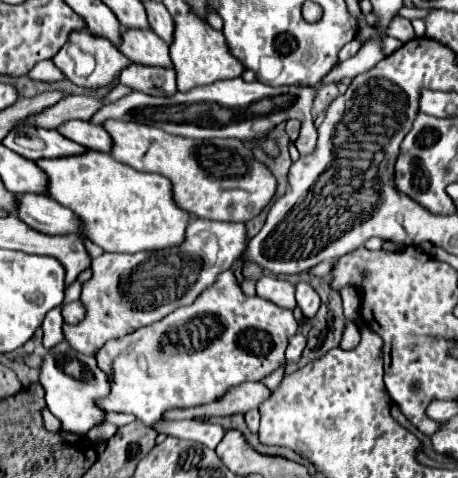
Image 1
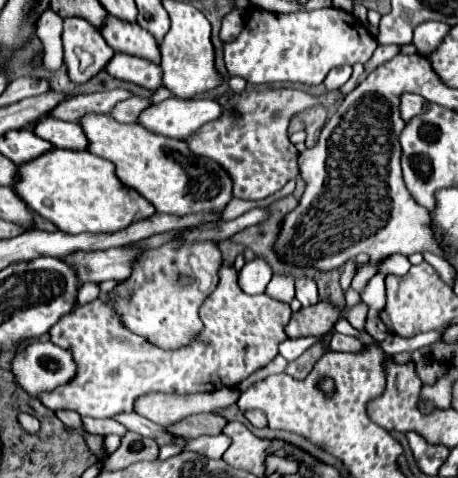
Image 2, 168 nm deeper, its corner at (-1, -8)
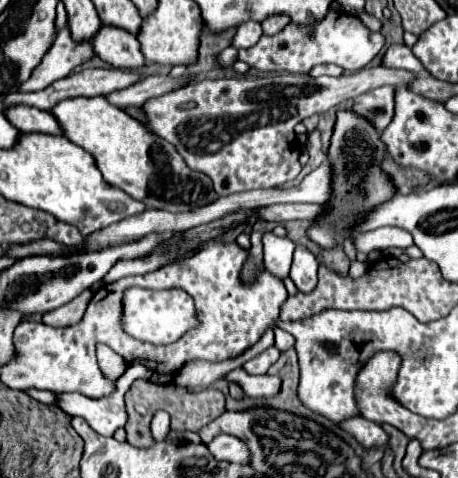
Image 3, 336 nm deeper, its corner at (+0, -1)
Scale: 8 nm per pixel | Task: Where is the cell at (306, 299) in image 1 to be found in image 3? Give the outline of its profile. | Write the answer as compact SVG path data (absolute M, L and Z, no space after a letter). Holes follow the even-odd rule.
M297 245L289 277L295 281L299 291L311 293L315 289L315 285L317 285L317 267L319 267L319 263L317 263L315 255L305 245Z

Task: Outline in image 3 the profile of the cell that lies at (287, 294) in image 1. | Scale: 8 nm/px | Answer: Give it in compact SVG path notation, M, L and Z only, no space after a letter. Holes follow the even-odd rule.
M271 231L263 233L263 259L265 259L265 267L273 275L281 279L289 275L293 249L295 249L295 243L291 239L277 237Z

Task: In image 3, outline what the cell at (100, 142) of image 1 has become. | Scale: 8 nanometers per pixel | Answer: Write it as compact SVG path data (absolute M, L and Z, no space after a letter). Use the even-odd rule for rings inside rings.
M11 105L11 109L3 109L3 115L11 125L15 125L23 133L49 133L49 135L61 135L61 127L57 119L49 111L39 111L29 105Z

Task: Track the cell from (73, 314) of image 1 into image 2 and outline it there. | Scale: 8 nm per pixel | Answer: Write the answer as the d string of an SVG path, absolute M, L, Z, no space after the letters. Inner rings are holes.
M232 266L220 268L220 282L202 304L200 320L204 322L204 330L200 336L176 350L164 350L132 334L118 318L110 316L110 308L98 298L64 314L50 328L50 340L72 352L78 362L78 374L72 382L54 390L54 394L42 394L40 400L50 410L74 410L80 416L114 418L120 412L134 412L134 402L146 394L198 394L234 388L240 380L274 360L278 344L288 338L284 328L290 318L288 304L270 300L266 294L244 294Z

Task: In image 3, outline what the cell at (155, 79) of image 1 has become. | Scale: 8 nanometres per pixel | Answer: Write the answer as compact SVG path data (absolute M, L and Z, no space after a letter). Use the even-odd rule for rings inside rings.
M101 25L101 29L91 39L91 45L95 53L113 67L135 69L145 63L137 37L133 33L127 33L125 29Z

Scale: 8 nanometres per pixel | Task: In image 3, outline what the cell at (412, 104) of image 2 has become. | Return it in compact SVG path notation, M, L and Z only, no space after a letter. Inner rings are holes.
M391 85L371 89L355 97L349 109L353 113L359 113L359 117L365 117L367 121L371 121L371 125L375 125L375 129L379 129L381 133L393 119L393 91L395 87Z

